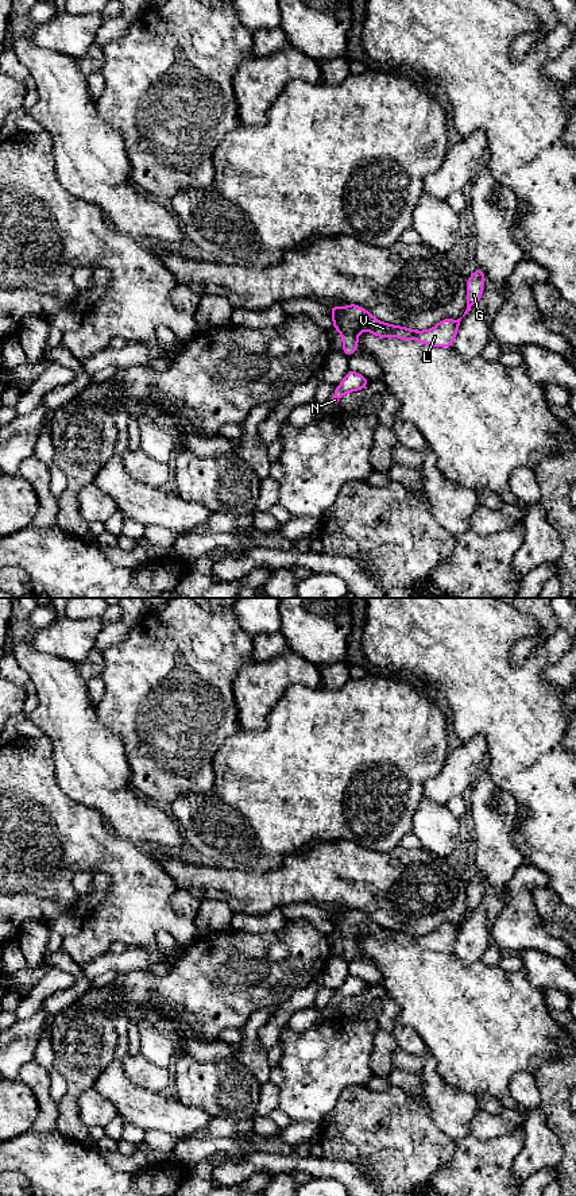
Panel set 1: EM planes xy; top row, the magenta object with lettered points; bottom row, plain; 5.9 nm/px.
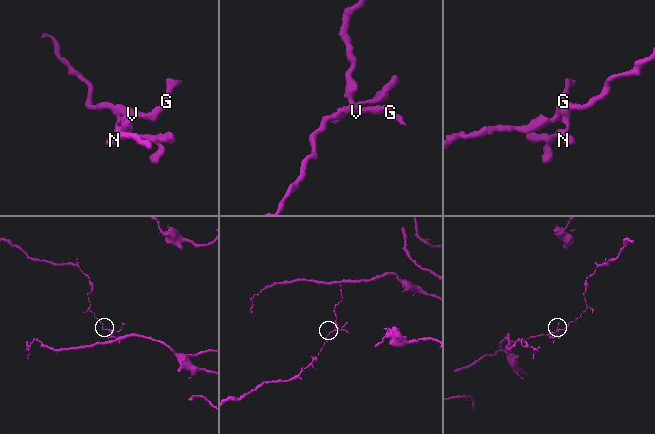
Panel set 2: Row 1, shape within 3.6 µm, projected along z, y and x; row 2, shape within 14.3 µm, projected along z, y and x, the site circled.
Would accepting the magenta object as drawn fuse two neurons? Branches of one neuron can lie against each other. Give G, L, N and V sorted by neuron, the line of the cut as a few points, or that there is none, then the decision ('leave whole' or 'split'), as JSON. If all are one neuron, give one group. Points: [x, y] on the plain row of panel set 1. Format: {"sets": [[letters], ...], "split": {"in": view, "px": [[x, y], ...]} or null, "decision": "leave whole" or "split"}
{"sets": [["G", "L", "V"], ["N"]], "split": {"in": "xy", "px": [[340, 936], [347, 936], [356, 941]]}, "decision": "split"}

